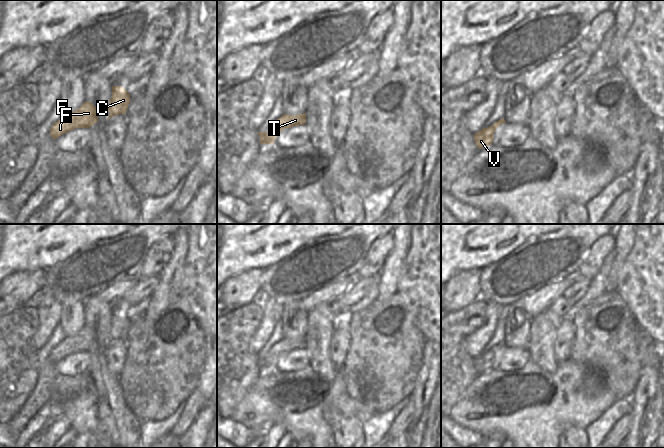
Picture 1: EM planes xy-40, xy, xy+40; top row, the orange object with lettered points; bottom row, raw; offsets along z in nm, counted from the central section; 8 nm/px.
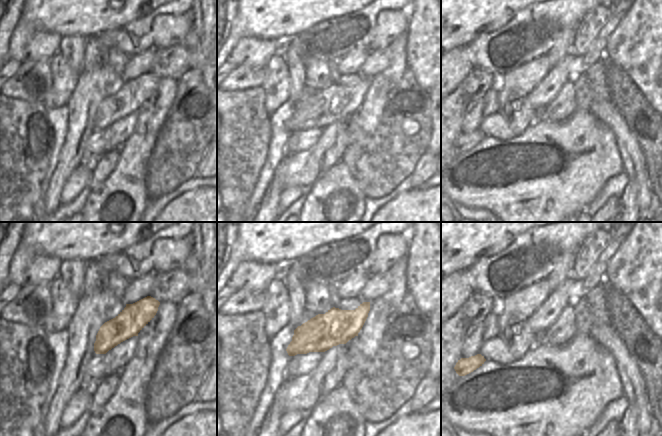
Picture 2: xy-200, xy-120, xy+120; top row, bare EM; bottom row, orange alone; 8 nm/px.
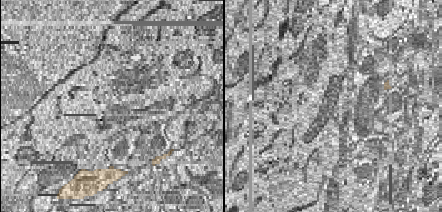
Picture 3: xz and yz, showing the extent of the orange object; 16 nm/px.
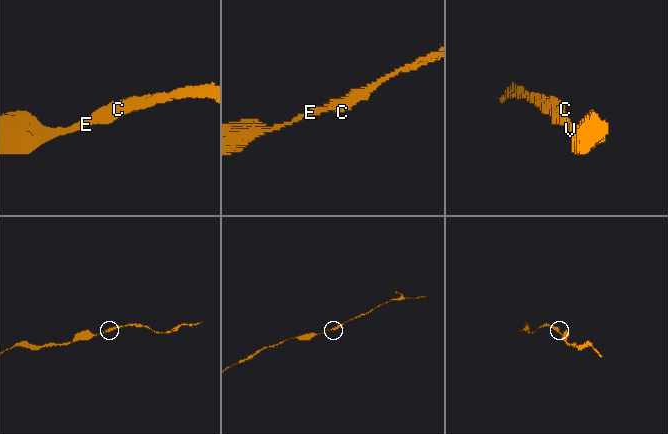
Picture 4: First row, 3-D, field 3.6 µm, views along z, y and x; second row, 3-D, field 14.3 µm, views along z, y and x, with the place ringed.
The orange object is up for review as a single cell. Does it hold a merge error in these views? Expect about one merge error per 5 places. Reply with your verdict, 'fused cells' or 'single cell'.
single cell

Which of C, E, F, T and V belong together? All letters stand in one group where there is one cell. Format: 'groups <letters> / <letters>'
groups C E F T V

